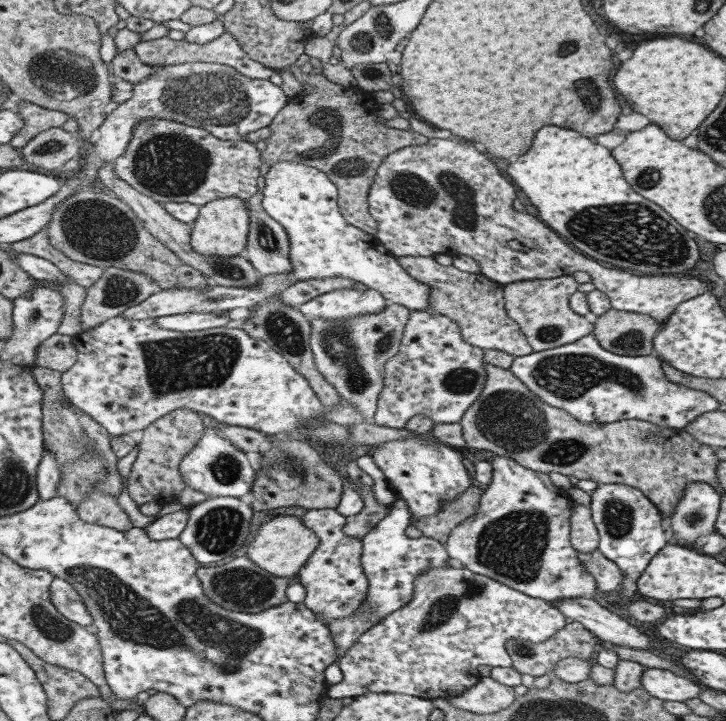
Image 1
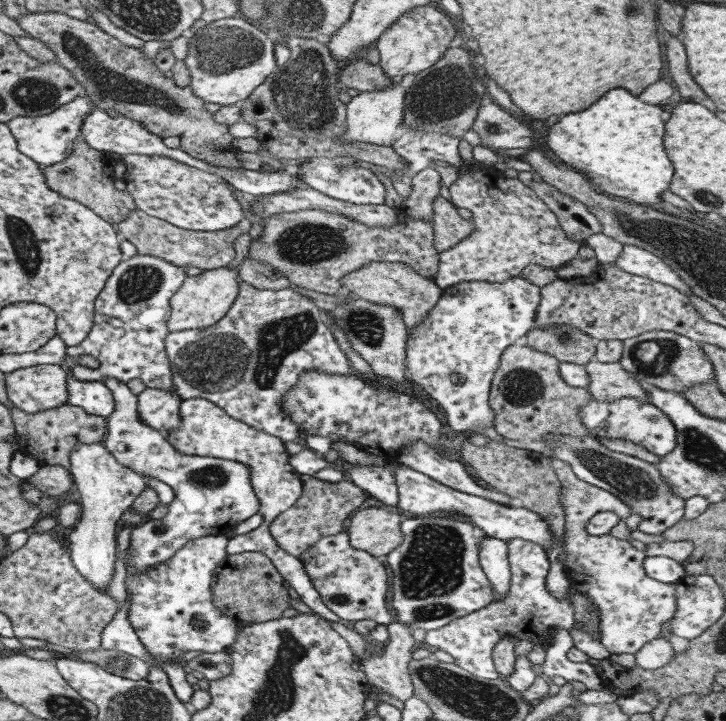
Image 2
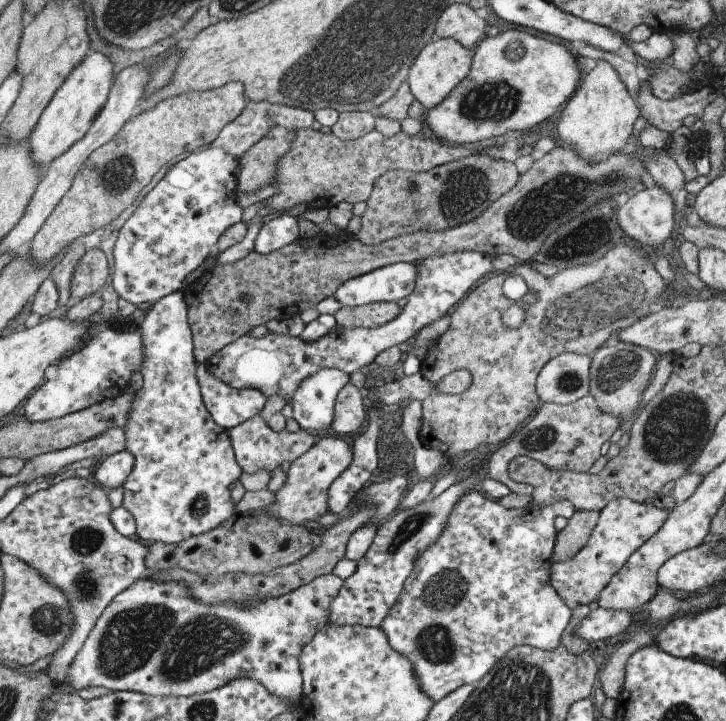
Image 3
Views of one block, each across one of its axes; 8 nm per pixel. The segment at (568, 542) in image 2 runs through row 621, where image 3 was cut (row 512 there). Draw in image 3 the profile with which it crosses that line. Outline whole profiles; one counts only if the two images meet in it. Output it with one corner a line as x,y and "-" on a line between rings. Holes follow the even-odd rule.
625,498
610,500
599,511
597,524
591,531
587,544
565,562
551,561
551,588
571,611
579,604
591,605
613,574
624,566
625,561
639,546
659,530
667,516
665,510
659,510
653,504
636,503

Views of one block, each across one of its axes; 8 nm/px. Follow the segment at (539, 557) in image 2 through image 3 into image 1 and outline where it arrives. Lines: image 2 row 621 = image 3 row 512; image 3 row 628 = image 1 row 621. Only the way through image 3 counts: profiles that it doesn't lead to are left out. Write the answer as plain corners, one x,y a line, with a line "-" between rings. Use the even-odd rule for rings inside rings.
435,566
418,574
413,581
411,600
390,612
337,659
342,678
331,685
327,697
353,698
365,693
405,694
426,700
459,696
481,678
477,666
491,666
489,678
514,688
521,684
520,674
510,666
506,642
521,639
532,643
543,642
566,625
565,616
547,601
528,597
511,587
466,568

